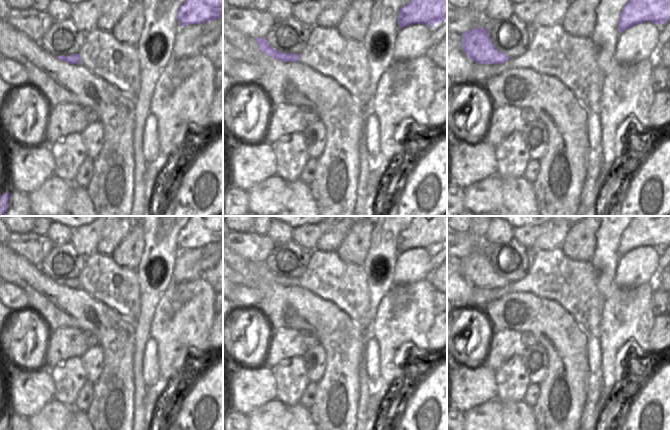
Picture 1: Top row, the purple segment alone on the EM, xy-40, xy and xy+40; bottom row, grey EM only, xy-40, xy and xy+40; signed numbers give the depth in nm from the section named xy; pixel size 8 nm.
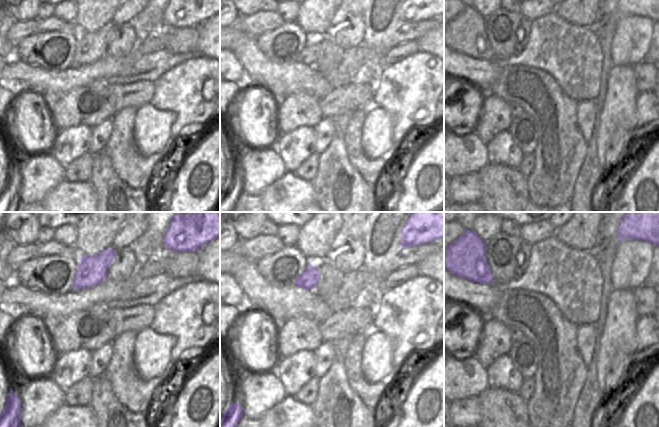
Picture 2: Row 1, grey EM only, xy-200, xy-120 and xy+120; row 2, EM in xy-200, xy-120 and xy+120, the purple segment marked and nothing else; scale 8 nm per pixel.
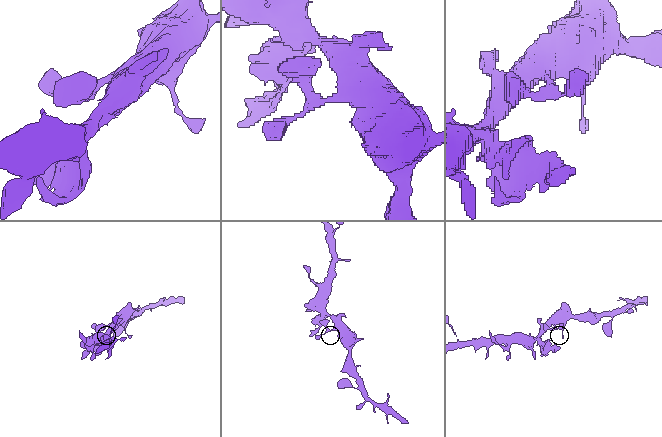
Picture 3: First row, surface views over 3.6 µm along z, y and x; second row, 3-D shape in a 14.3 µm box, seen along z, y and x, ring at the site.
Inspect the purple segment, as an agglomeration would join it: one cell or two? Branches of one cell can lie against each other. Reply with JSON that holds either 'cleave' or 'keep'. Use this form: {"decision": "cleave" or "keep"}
{"decision": "keep"}

